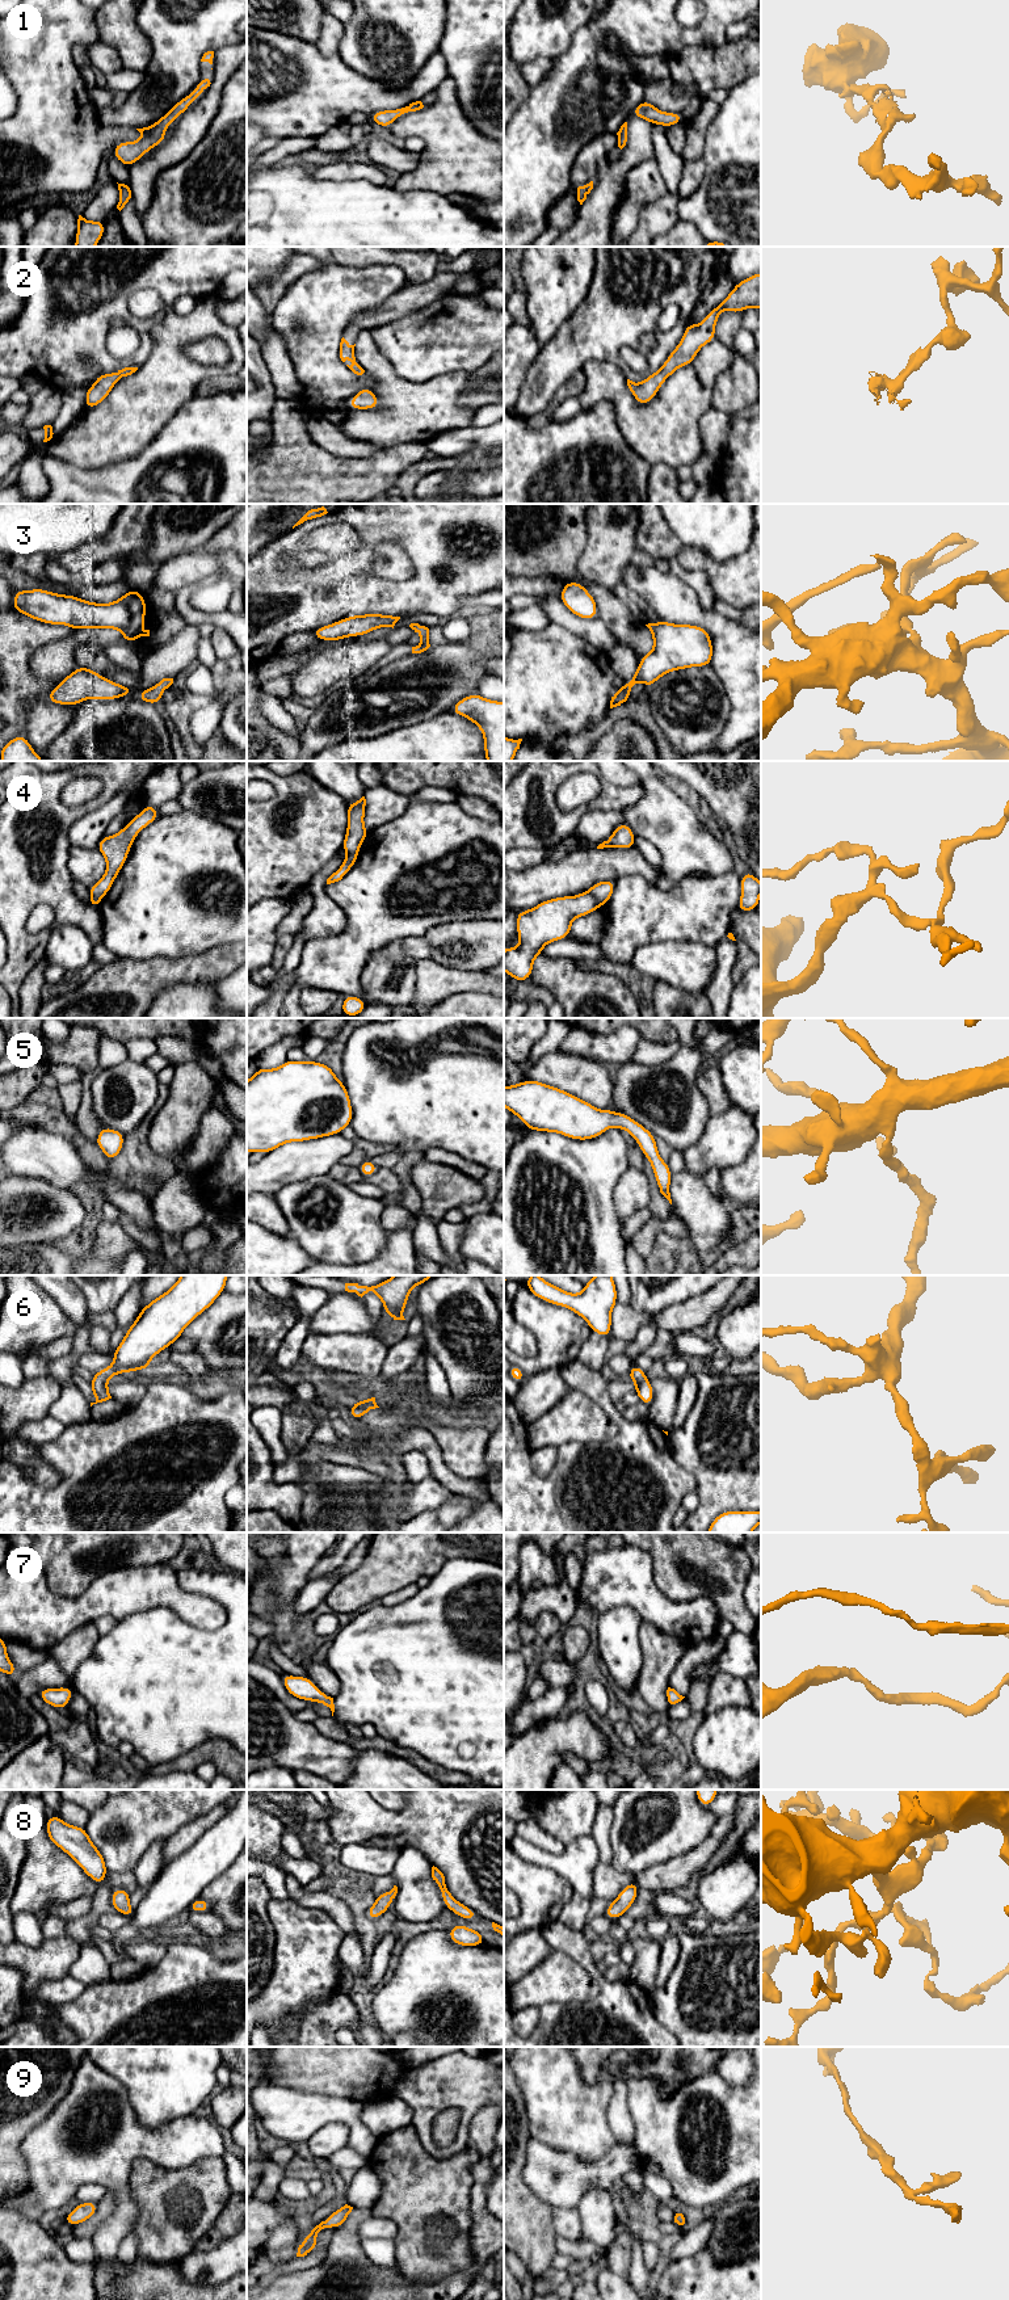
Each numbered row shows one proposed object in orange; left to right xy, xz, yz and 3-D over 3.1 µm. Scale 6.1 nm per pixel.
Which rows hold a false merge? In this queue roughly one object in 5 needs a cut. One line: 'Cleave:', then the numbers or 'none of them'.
Cleave: 4

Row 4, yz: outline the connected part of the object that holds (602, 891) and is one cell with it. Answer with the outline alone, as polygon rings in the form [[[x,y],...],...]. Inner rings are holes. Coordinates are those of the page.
[[[601,880],[594,883],[589,892],[594,896],[600,907],[604,907],[611,897],[615,888],[615,880]]]

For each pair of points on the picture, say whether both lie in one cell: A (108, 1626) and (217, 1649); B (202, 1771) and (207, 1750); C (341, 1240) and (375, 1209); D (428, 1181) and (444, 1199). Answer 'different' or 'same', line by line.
A: different
B: different
C: same
D: same

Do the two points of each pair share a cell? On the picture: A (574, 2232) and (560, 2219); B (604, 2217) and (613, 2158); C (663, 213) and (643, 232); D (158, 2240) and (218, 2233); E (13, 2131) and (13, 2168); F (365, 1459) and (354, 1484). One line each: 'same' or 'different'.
A: same
B: different
C: same
D: different
E: same
F: different

